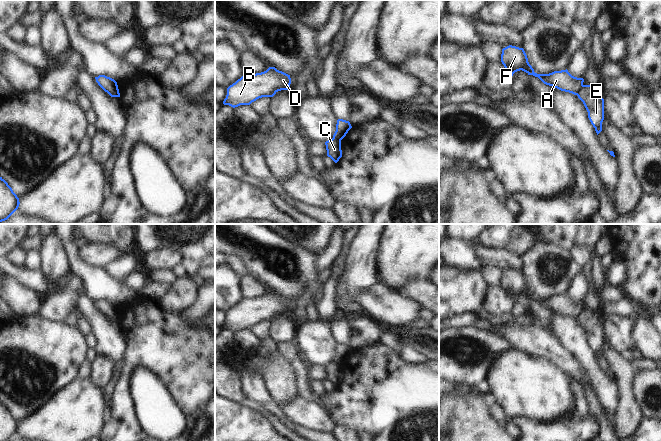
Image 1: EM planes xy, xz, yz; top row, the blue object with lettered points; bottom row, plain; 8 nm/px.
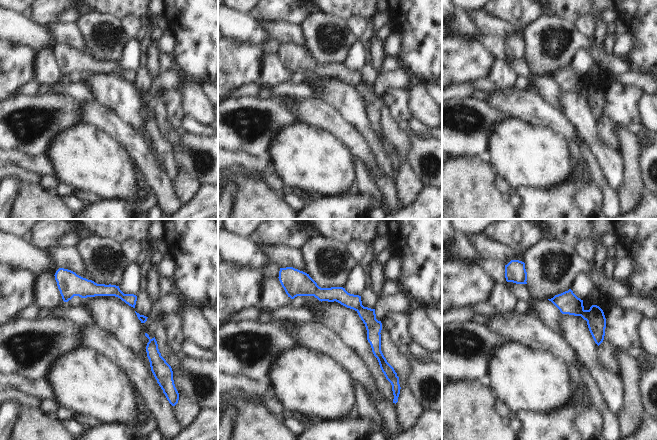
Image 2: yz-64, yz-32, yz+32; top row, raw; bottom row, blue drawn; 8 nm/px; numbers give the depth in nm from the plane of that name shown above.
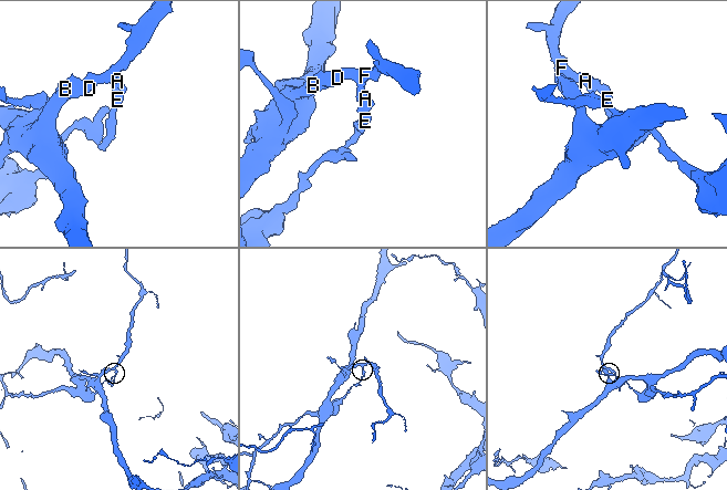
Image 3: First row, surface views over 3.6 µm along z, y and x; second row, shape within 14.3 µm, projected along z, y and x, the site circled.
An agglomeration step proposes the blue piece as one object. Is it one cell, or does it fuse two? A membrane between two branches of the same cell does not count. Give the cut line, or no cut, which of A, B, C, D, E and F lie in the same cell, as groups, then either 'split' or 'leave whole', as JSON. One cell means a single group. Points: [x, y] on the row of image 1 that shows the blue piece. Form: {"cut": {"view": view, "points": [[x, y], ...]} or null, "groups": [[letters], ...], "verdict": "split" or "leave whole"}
{"cut": {"view": "yz", "points": [[583, 85], [576, 94]]}, "groups": [["A", "B", "D", "F"], ["C", "E"]], "verdict": "split"}

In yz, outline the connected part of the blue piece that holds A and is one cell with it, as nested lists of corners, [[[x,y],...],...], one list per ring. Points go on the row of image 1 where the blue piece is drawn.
[[[509,45],[502,49],[501,62],[510,75],[524,71],[528,75],[538,77],[544,84],[561,91],[577,95],[583,86],[584,79],[572,76],[568,70],[554,71],[549,74],[537,74],[528,62],[523,48]]]

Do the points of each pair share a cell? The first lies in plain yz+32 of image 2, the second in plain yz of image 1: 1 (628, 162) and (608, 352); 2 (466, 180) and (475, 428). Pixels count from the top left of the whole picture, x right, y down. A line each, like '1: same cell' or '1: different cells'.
1: same cell
2: same cell

